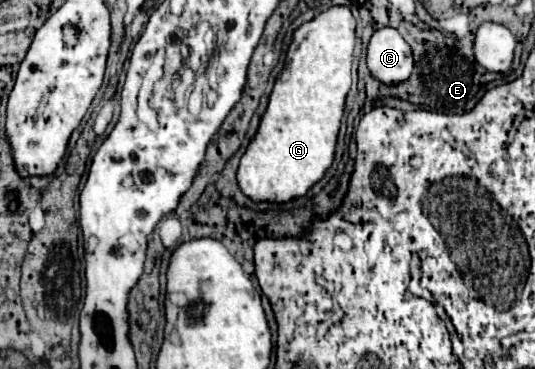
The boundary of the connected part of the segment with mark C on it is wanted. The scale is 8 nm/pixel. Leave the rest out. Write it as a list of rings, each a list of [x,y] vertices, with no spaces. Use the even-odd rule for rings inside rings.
[[[385,27],[373,33],[367,47],[367,67],[385,85],[397,85],[409,79],[413,71],[411,47],[397,29]]]

